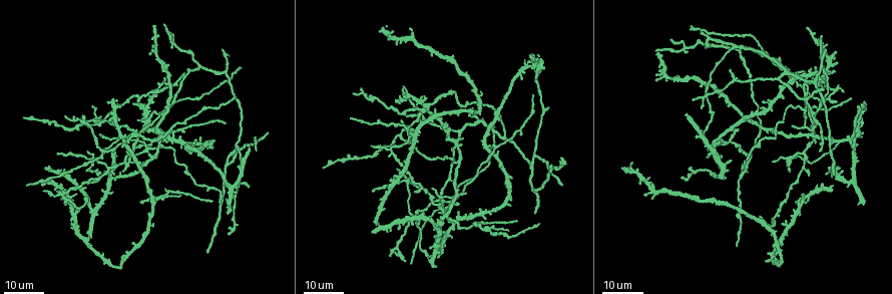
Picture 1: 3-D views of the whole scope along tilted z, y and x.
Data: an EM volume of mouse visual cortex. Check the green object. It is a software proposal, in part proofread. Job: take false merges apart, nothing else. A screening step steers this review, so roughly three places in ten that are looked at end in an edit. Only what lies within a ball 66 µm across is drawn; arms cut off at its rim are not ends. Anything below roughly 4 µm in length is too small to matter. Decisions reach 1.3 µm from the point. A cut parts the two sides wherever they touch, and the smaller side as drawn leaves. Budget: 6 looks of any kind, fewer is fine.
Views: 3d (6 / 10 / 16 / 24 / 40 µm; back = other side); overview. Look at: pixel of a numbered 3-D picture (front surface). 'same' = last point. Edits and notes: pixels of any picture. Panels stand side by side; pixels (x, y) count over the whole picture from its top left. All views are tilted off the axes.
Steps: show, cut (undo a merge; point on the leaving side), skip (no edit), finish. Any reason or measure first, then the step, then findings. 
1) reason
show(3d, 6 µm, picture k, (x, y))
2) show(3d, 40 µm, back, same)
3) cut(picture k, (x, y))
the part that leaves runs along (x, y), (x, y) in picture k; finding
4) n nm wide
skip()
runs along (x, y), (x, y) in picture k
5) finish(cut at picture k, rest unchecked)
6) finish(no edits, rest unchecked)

looks like a crossing
show(3d, 16 µm, picture 1, (851, 183))

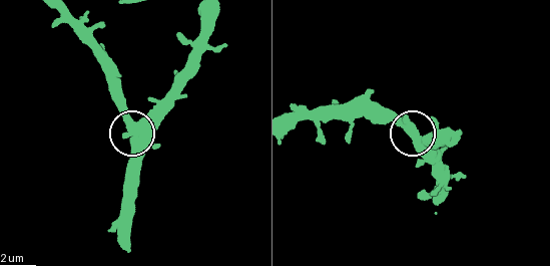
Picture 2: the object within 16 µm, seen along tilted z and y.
show(3d, 10 µm, picture 2, (418, 136))

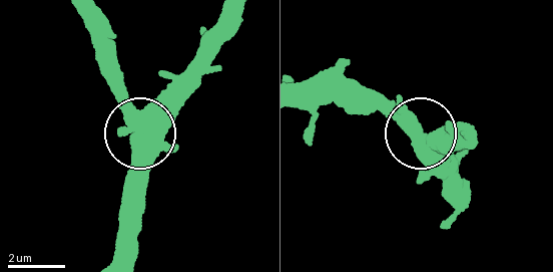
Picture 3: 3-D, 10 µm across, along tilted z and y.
side arm 7 µm
skip()
one neuron here

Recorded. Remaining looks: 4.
four or more arms meet
show(3d, 24 µm, picture 1, (405, 181))

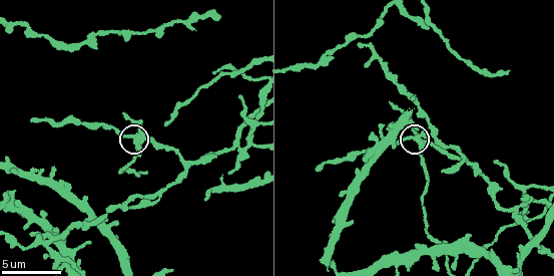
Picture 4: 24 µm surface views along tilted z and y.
show(3d, 10 µm, picture 4, (138, 140))

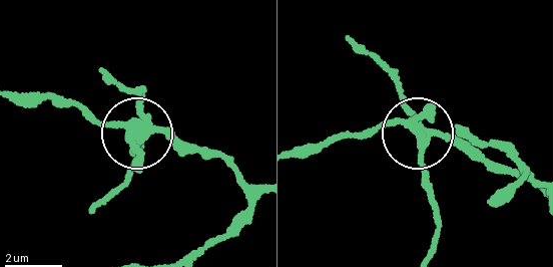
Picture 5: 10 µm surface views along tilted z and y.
show(3d, 10 µm, back, picture 5, (138, 135))

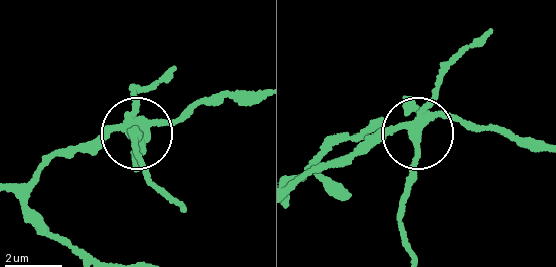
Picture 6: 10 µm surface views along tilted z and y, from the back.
340 nm wide
cut(picture 6, (413, 173))
the part that leaves runs along (415, 135), (401, 222), (411, 255) in picture 6; two neurons meet here

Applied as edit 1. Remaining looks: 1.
finish(cut at picture 6, rest unchecked)

